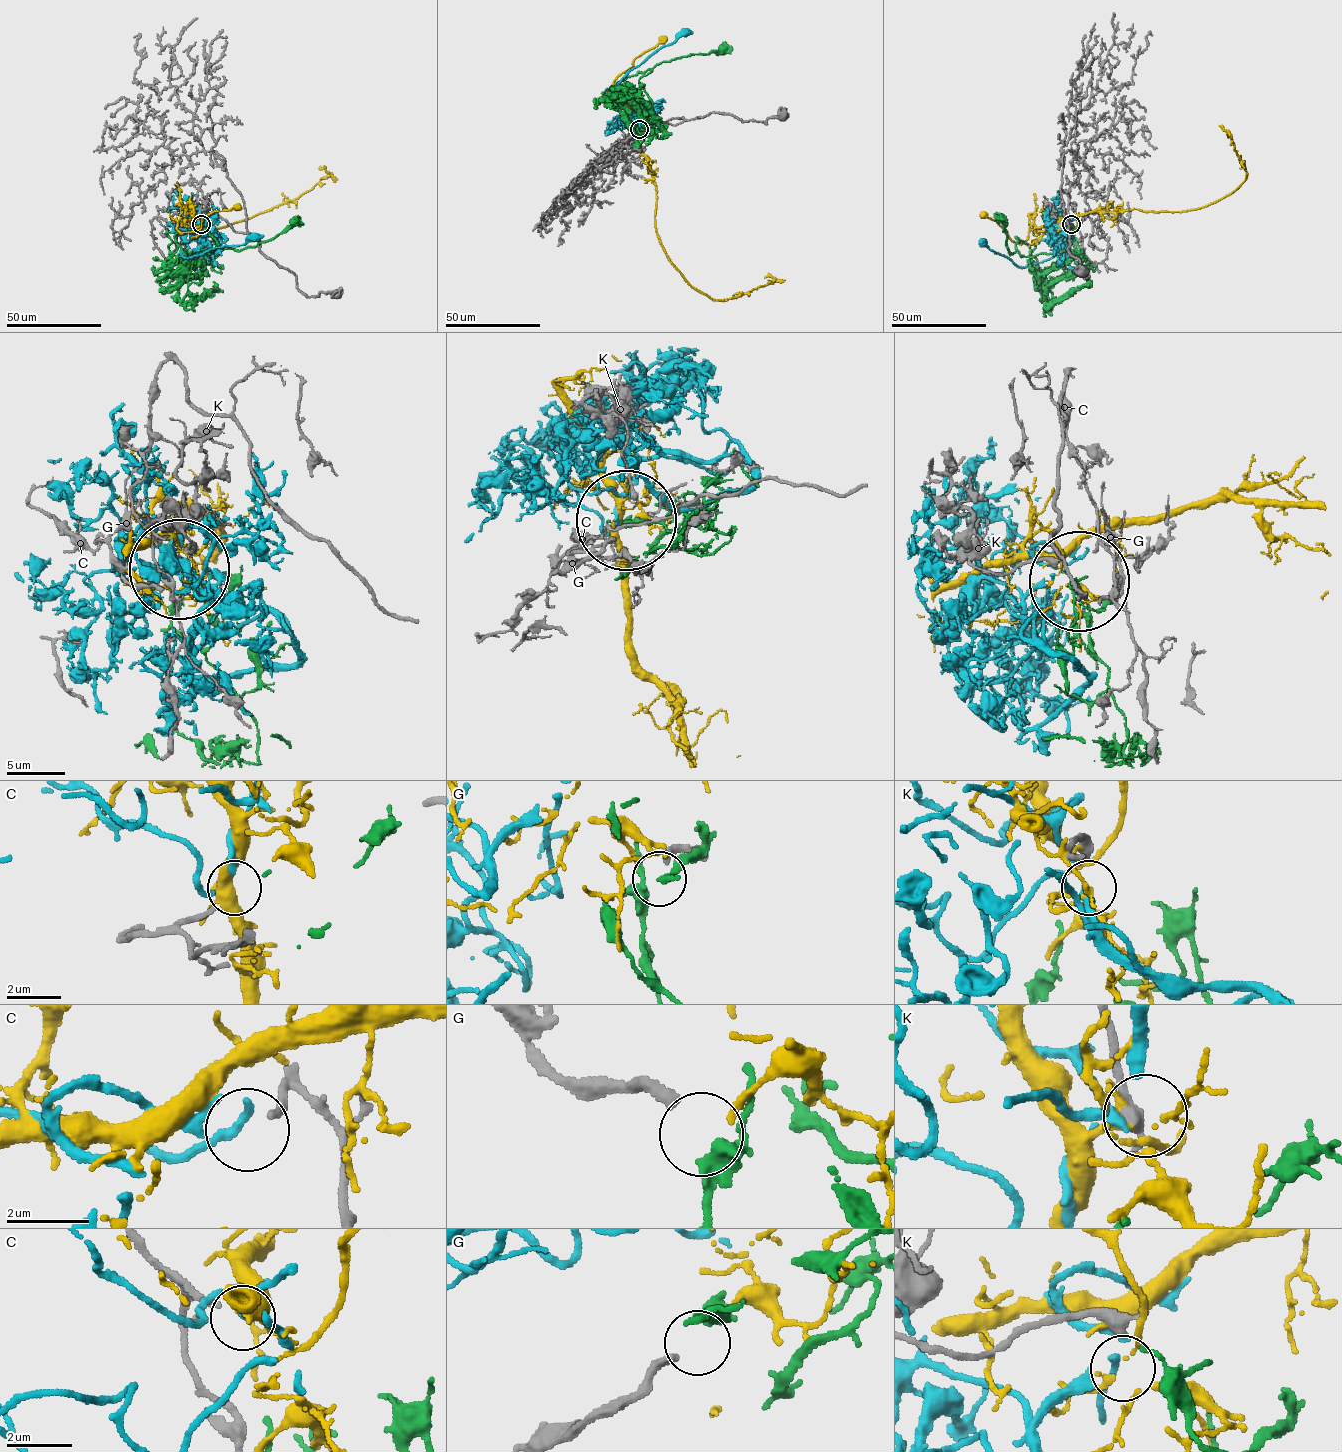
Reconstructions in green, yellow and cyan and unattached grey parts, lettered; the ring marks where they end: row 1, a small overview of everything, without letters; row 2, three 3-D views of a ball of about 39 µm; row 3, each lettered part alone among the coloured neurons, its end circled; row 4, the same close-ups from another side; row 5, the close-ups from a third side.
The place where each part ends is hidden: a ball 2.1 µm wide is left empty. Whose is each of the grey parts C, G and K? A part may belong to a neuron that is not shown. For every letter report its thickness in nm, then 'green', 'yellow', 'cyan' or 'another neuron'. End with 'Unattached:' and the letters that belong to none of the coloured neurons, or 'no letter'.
C: 170 nm | another neuron
G: 280 nm | green
K: 440 nm | cyan
Unattached: C

